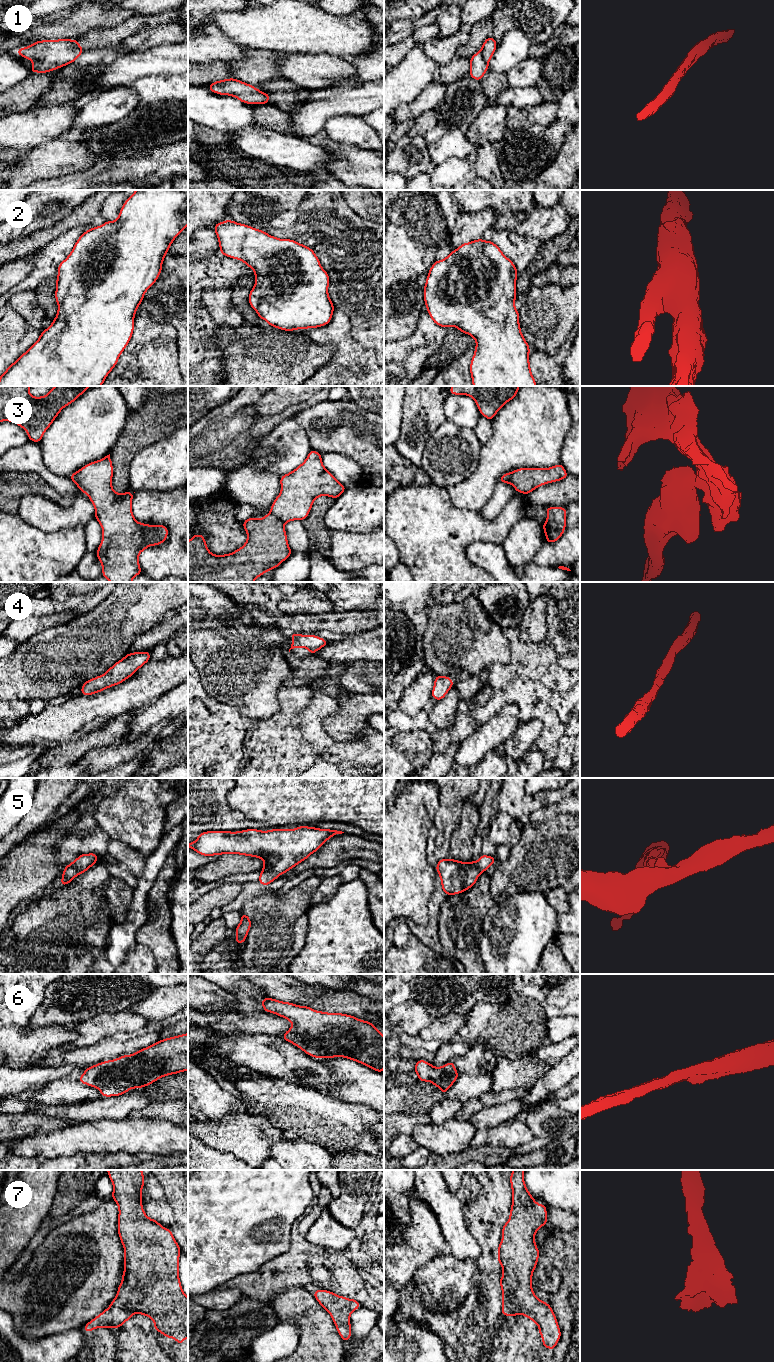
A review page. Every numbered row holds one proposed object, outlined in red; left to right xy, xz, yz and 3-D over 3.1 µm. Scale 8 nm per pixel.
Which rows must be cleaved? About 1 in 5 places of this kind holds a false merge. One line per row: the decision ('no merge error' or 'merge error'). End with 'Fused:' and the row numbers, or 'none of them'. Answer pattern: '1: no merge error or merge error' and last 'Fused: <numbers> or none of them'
1: no merge error
2: no merge error
3: merge error
4: no merge error
5: no merge error
6: no merge error
7: no merge error
Fused: 3

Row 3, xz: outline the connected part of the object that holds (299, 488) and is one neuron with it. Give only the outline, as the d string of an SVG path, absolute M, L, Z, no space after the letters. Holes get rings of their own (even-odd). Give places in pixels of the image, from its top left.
M312 449L302 464L280 477L280 484L281 492L271 505L270 513L285 523L307 518L316 498L329 496L337 499L347 489L323 466L321 453Z

